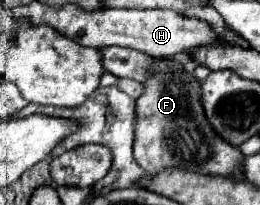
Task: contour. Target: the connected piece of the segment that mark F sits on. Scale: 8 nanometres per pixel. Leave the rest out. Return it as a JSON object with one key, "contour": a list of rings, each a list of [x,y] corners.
{"contour":[[[152,58],[152,74],[142,82],[144,92],[136,100],[134,120],[134,160],[150,174],[164,168],[182,168],[212,176],[242,176],[244,154],[228,144],[208,122],[202,100],[200,80],[170,58]]]}

